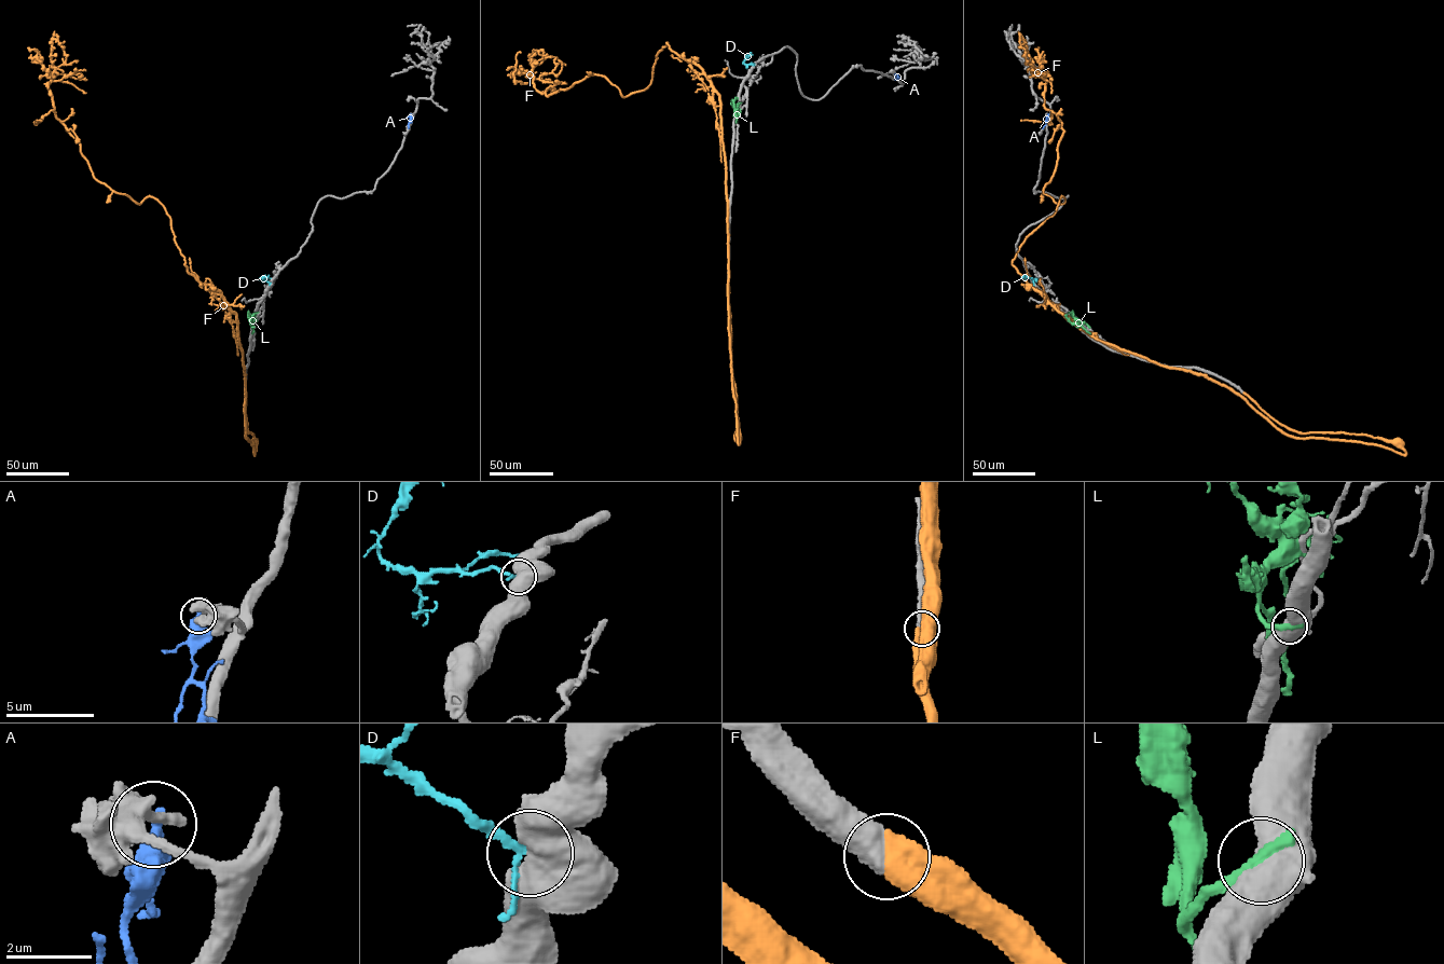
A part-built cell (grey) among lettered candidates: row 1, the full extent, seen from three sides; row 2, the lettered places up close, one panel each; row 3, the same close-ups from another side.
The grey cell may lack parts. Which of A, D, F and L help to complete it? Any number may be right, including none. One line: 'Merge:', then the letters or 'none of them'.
Merge: F

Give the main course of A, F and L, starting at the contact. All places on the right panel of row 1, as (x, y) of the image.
A: (1048, 114), (1042, 128)
F: (1243, 393), (1405, 455), (1288, 436), (1028, 283), (1063, 131), (1023, 41)
L: (1077, 327), (1067, 314)

